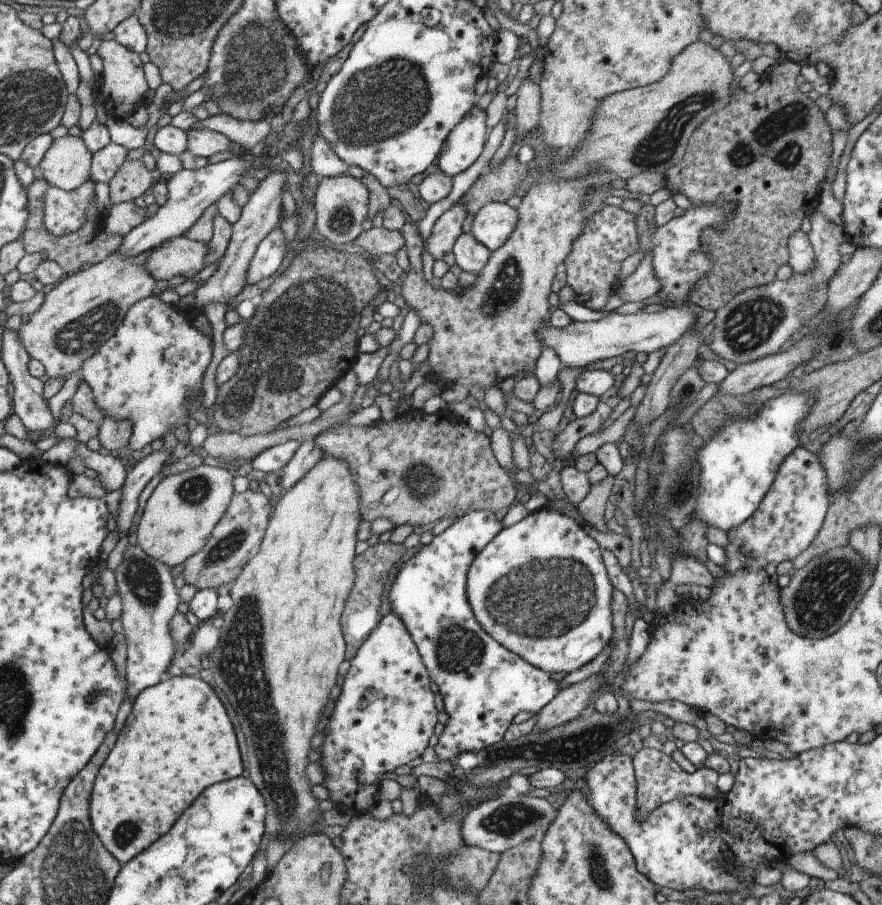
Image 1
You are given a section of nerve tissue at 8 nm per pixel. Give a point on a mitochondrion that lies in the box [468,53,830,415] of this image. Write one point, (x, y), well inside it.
(660, 144)

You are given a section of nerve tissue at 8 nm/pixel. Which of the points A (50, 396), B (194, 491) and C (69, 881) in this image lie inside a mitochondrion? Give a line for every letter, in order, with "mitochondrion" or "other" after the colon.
A: other
B: mitochondrion
C: mitochondrion

